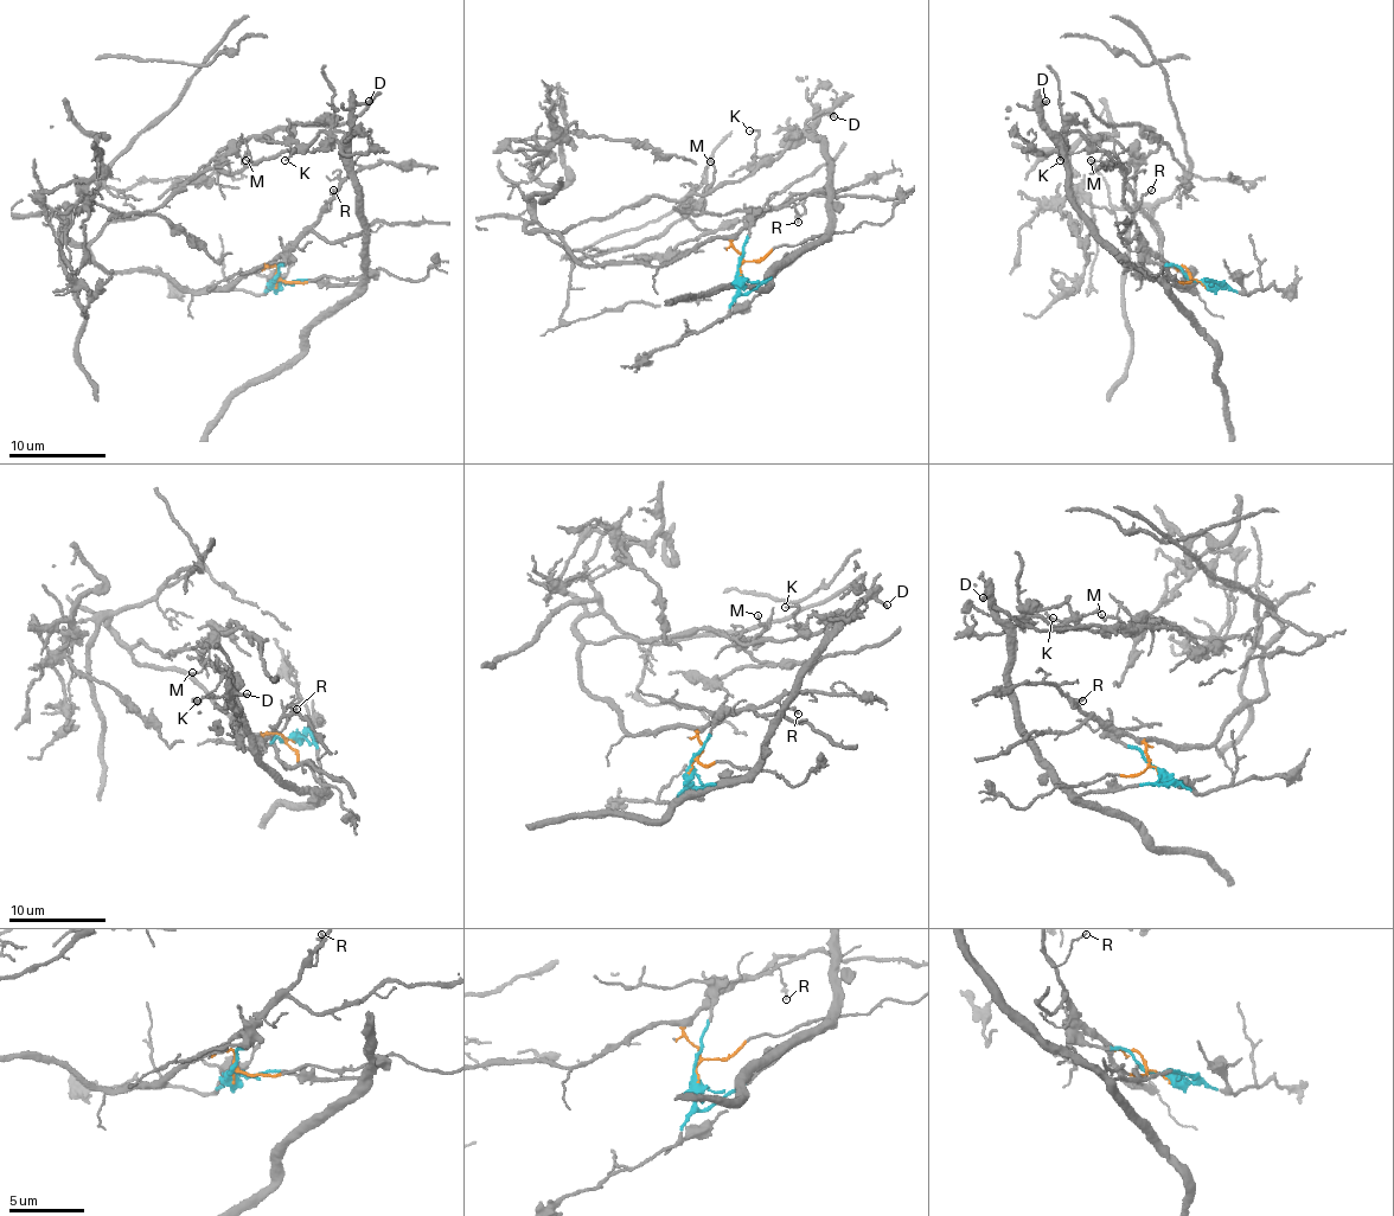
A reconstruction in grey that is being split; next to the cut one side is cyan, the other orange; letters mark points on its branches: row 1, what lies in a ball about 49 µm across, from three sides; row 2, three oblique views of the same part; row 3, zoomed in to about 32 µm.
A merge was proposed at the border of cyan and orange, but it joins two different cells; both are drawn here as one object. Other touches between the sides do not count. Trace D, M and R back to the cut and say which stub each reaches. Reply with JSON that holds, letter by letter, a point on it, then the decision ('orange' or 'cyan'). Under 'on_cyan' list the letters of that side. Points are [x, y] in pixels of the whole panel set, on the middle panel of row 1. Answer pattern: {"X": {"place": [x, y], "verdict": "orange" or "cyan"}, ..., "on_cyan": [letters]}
{"D": {"place": [833, 116], "verdict": "cyan"}, "M": {"place": [710, 161], "verdict": "orange"}, "R": {"place": [798, 222], "verdict": "orange"}, "on_cyan": ["D"]}

